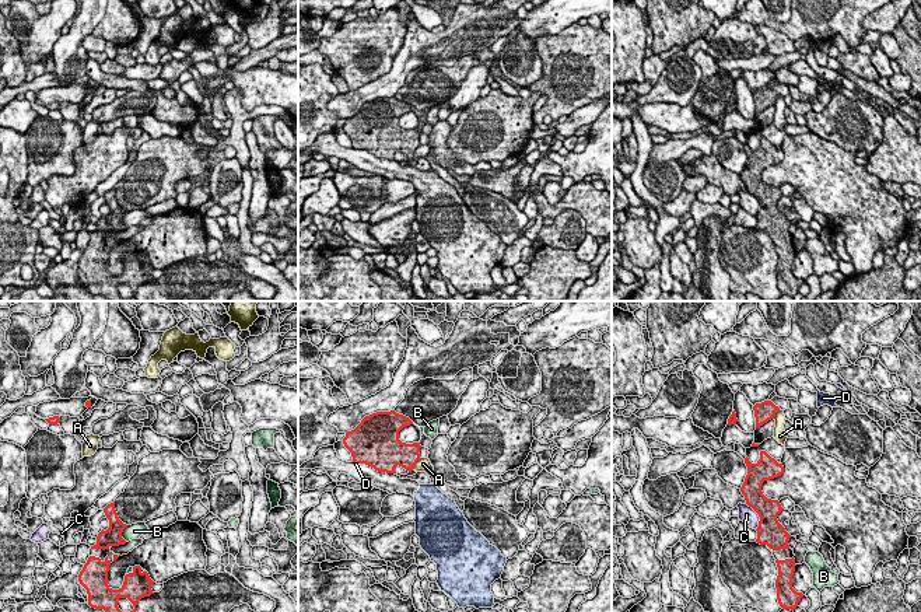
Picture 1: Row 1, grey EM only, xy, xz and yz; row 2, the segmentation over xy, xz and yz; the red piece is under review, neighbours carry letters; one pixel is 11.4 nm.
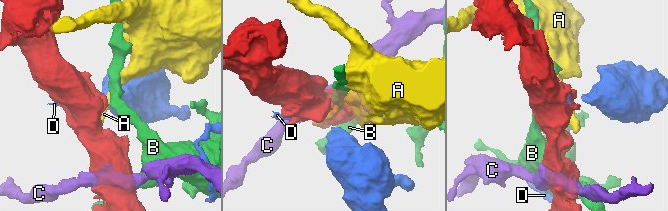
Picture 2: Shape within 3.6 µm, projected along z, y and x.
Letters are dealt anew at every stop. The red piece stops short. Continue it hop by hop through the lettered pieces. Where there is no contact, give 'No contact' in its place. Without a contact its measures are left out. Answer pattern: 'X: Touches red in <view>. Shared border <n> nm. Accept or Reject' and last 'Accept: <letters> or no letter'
A: Touches red in xz. Shared border 180 nm. Reject
B: Touches red in xy. Shared border 190 nm. Reject
C: Touches red in yz. Shared border 340 nm. Reject
D: Touches red in xz. Shared border 130 nm. Reject
Accept: no letter

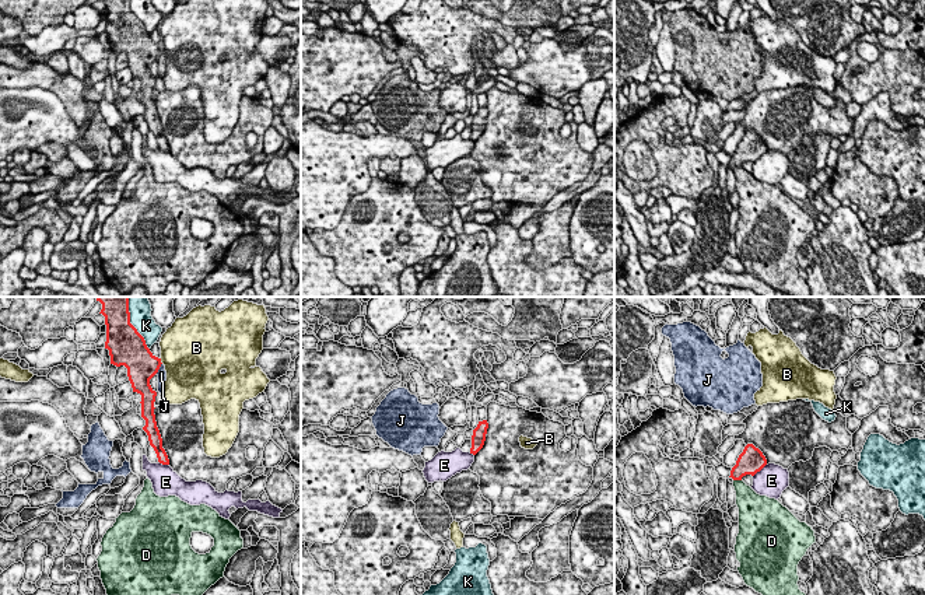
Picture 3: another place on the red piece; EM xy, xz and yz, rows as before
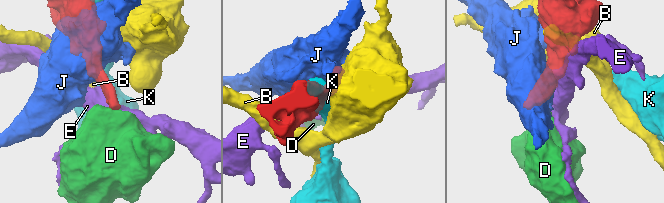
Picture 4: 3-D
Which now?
B: Touches red in xy. Shared border 70 nm. Reject
D: Touches red in yz. Shared border 100 nm. Reject
E: Touches red in yz. Shared border 220 nm. Reject
J: Touches red in xy. Shared border 140 nm. Reject
K: Touches red in xy. Shared border 650 nm. Reject
Accept: no letter

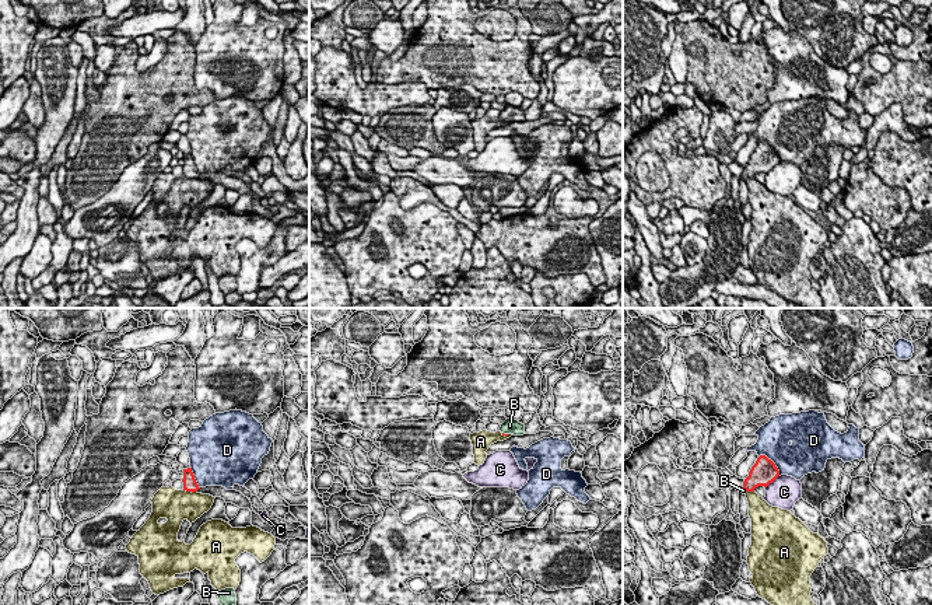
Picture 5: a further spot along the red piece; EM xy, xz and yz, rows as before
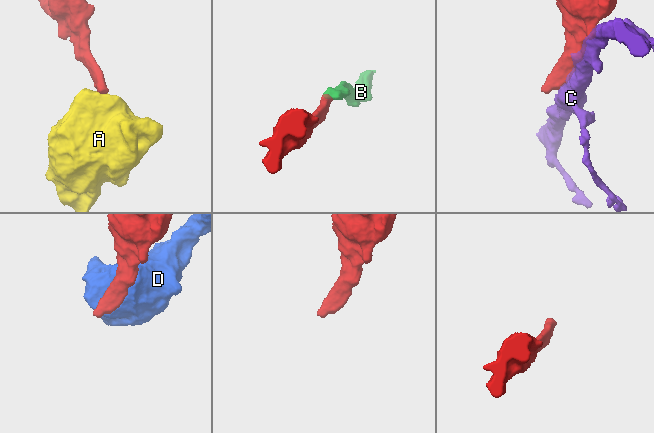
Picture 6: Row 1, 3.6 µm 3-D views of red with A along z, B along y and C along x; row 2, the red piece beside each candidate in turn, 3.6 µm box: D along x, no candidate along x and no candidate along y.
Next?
A: Touches red in xy. Shared border 180 nm. Reject
B: Touches red in xz. Shared border 70 nm. Accept
C: Touches red in yz. Shared border 220 nm. Reject
D: Touches red in yz. Shared border 340 nm. Reject
Accept: B

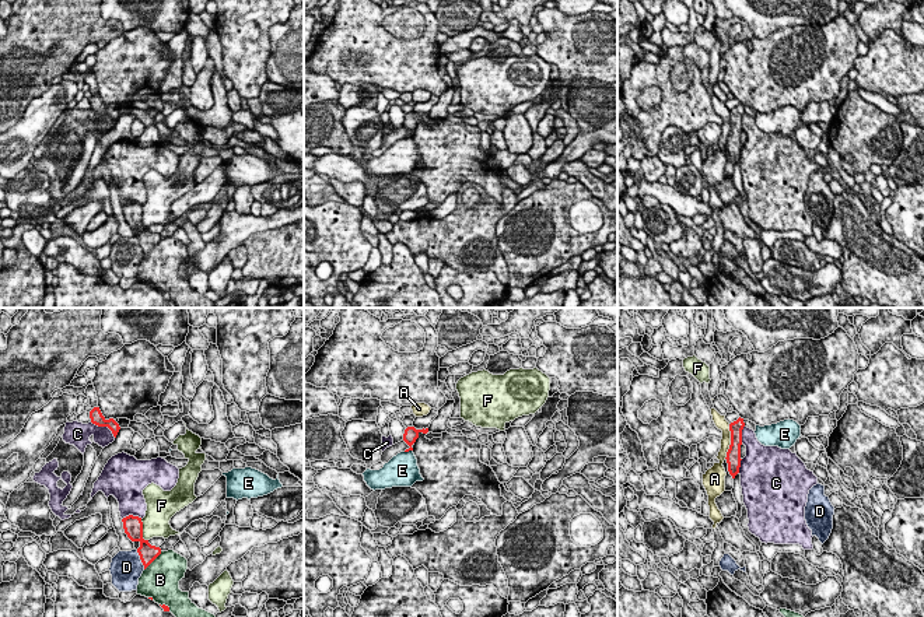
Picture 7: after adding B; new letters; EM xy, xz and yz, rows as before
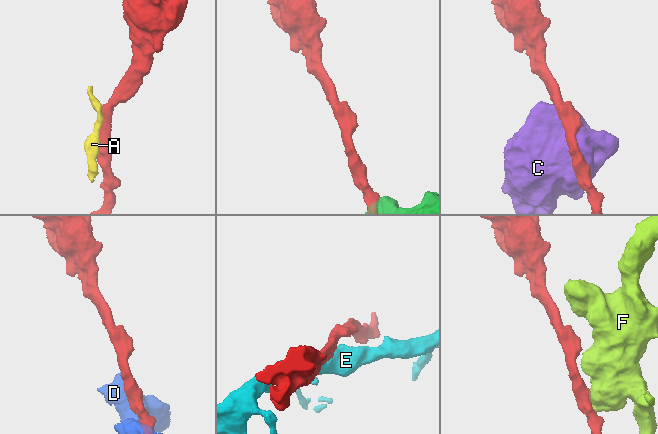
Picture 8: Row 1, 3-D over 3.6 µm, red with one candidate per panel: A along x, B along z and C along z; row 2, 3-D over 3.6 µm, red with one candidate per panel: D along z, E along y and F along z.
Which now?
A: Touches red in yz. Shared border 400 nm. Reject
B: Touches red in xy. Shared border 300 nm. Reject
C: Touches red in xy. Shared border 340 nm. Reject
D: Touches red in xy. Shared border 240 nm. Reject
E: Touches red in xz. Shared border 100 nm. Reject
F: Touches red in xy. Shared border 260 nm. Reject
Accept: no letter

